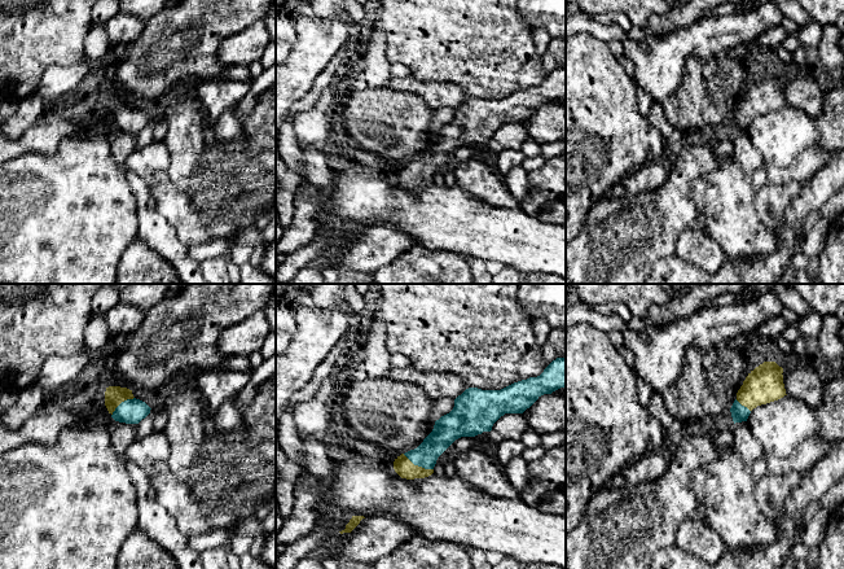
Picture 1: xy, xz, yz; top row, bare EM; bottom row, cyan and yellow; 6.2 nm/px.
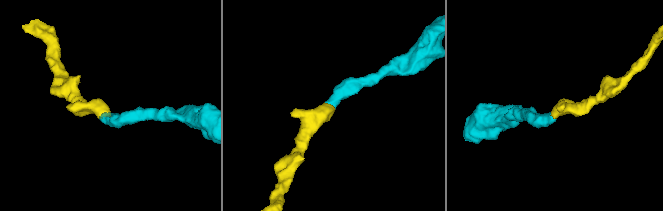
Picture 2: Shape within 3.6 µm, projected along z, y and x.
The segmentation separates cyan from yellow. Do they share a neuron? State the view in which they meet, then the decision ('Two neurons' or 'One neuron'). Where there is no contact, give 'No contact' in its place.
Touches cyan in xz. One neuron

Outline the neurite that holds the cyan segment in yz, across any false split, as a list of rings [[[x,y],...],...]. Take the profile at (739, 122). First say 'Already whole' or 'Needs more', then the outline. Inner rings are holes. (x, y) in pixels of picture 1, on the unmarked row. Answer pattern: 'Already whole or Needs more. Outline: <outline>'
Needs more. Outline: [[[764,71],[748,83],[730,118],[734,134],[747,131],[751,121],[757,115],[787,105],[782,83],[783,78],[775,71]]]

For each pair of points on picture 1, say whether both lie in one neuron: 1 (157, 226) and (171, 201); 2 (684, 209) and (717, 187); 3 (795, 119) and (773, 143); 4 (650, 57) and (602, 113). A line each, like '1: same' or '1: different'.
1: different
2: different
3: same
4: different

